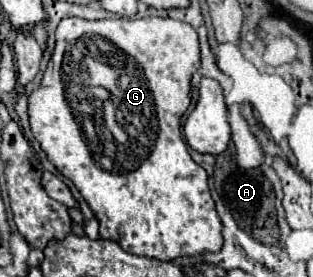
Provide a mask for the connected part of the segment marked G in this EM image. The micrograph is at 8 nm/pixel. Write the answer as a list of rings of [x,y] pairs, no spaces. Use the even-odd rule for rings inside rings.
[[[63,17],[55,29],[55,49],[43,73],[41,85],[29,95],[27,99],[27,113],[33,137],[39,141],[41,149],[47,153],[47,159],[53,167],[73,181],[79,189],[81,197],[89,203],[91,211],[99,221],[99,237],[119,243],[127,253],[137,253],[149,259],[159,261],[173,261],[179,257],[197,257],[203,253],[217,253],[223,247],[223,223],[215,211],[215,203],[209,193],[209,177],[207,171],[195,163],[187,151],[187,143],[181,137],[181,117],[191,103],[191,77],[201,65],[201,51],[199,51],[199,37],[197,31],[183,21],[163,19],[163,17],[145,17],[145,19],[103,19],[103,21],[87,21],[79,17]],[[115,115],[123,115],[123,125],[113,121]]]

